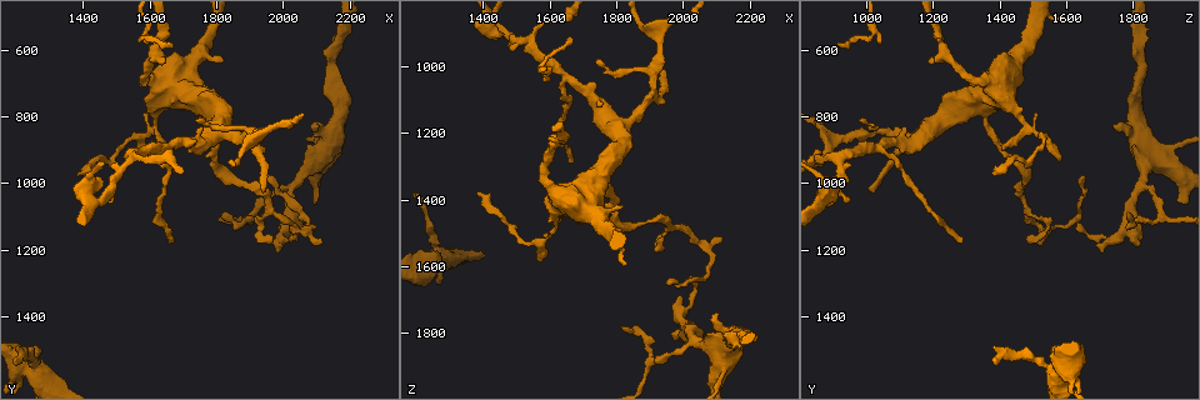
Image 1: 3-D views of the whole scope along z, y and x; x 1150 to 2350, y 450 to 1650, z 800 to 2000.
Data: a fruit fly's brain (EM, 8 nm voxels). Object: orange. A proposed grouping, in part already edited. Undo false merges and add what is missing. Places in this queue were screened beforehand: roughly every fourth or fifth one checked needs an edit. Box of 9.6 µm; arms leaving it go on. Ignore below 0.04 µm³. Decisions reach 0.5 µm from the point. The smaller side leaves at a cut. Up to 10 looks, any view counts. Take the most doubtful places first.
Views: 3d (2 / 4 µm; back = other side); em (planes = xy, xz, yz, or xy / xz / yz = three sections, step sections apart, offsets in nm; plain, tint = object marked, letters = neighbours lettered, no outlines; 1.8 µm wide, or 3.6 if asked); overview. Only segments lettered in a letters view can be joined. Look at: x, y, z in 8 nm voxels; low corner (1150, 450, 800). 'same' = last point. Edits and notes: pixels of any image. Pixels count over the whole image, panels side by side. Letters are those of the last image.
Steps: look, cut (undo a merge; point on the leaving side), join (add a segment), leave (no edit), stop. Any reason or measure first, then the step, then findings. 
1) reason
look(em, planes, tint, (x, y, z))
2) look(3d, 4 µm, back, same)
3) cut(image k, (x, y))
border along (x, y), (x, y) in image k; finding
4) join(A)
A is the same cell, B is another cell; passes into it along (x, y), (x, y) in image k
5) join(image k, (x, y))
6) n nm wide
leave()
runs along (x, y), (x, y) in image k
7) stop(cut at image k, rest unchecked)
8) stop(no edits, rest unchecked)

small branch off a trunk
look(3d, 2 µm, back, (2020, 1010, 1820))

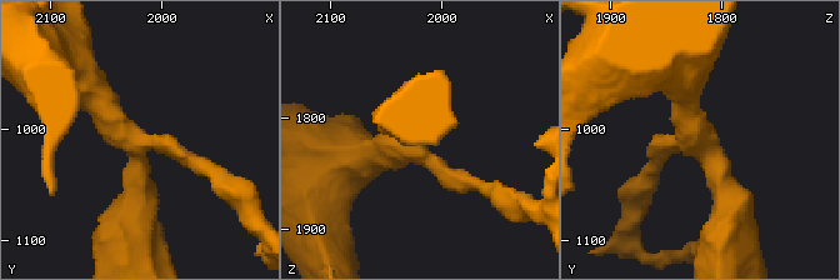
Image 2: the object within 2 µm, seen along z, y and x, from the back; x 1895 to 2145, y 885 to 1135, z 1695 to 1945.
3 arms
look(em, planes, letters, (2022, 1018, 1818))

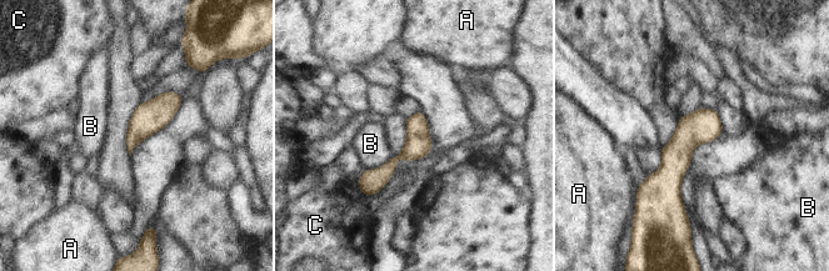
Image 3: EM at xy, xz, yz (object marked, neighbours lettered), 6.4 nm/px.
160 nm wide
leave()
A, B and C are other cells; runs along (713, 113), (677, 154), (680, 209) in image 3; continuous, no second neuron

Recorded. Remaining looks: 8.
look(3d, 4 µm, (1260, 1550, 1570))

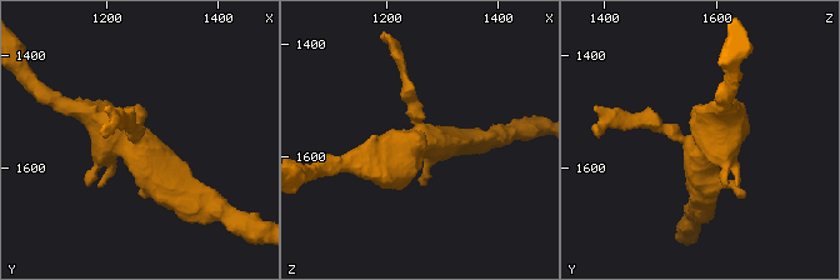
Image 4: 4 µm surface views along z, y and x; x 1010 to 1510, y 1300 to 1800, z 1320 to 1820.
shape alone is not enough
look(em, 3.6 µm, planes, letters, (1255, 1555, 1580))

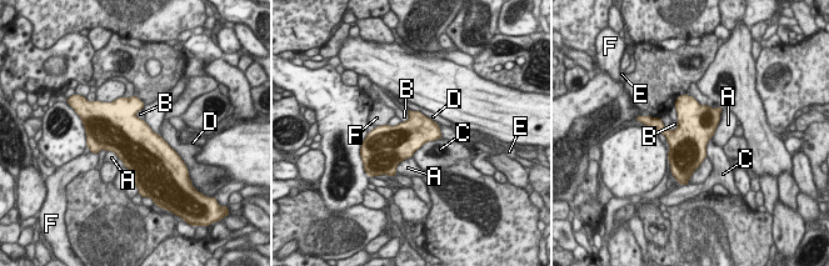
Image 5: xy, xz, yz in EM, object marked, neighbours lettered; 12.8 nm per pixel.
leave()
A, B, C, D, E and F are other cells; border along (440, 137), (425, 141), (411, 156) in image 5; all the same neuron

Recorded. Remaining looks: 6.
thin end
look(3d, 4 µm, back, (1750, 810, 970))

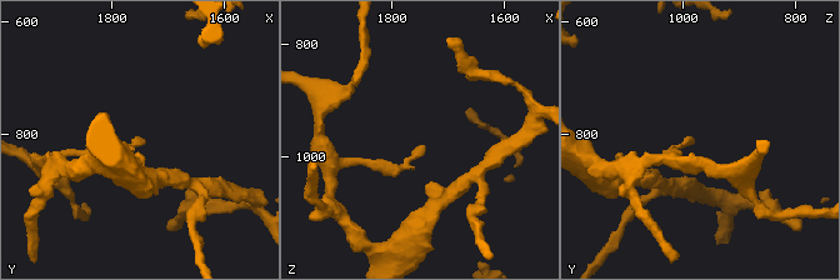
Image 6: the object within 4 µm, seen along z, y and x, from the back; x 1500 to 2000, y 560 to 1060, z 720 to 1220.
look(em, xz, step 8, letters, (1745, 815, 975))

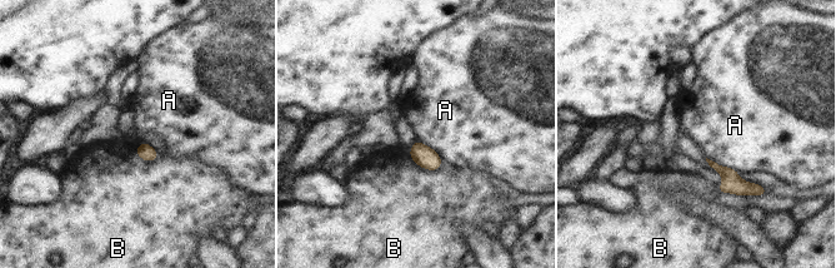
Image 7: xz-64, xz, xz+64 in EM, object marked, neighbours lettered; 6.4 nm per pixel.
leave()
A and B are other cells; border along (706, 157), (737, 173) in image 7; no lettered segment goes on from it

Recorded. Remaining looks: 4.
look(em, planes, letters, (1670, 1180, 1290))

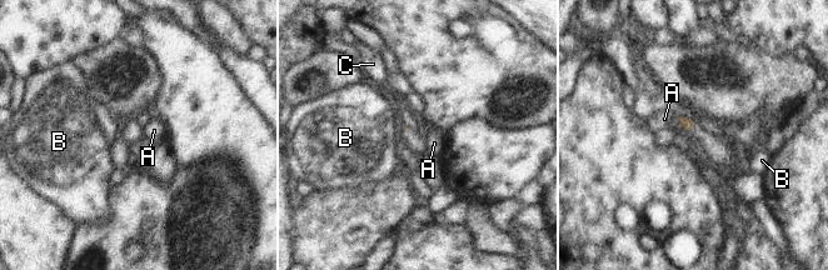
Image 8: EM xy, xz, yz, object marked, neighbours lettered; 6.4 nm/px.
leave()
A, B and C are other cells; border along (674, 115), (678, 125) in image 8; none of them fits

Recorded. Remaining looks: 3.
stop(no edits, rest unchecked)

